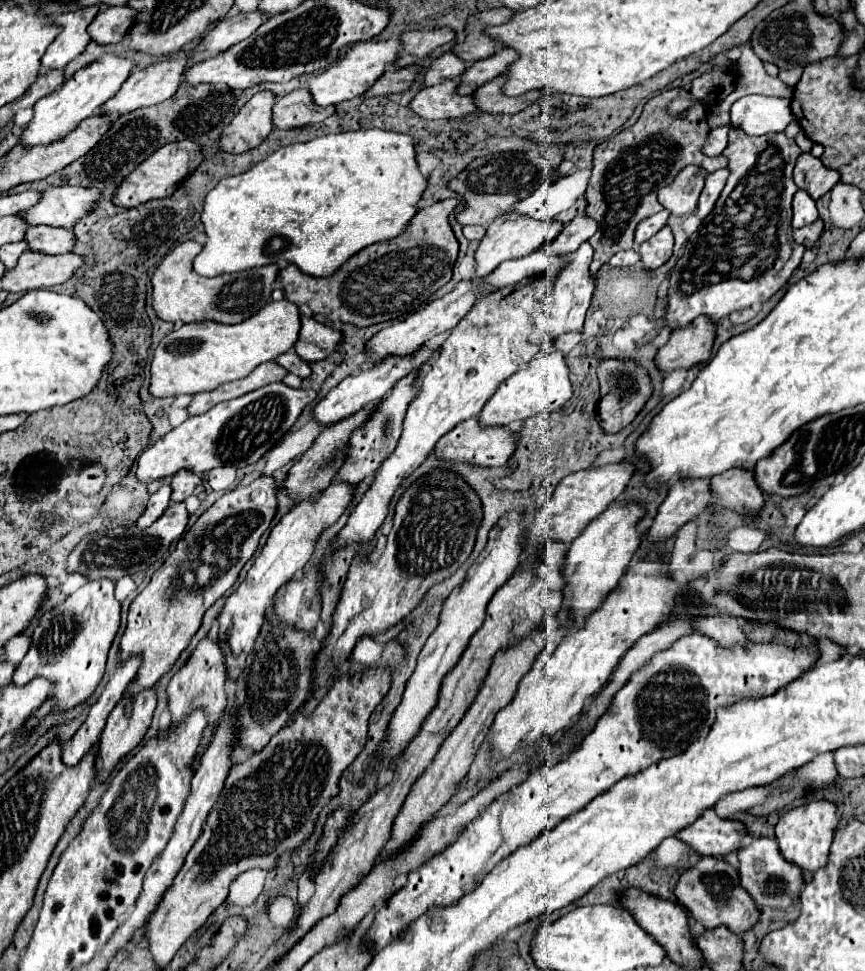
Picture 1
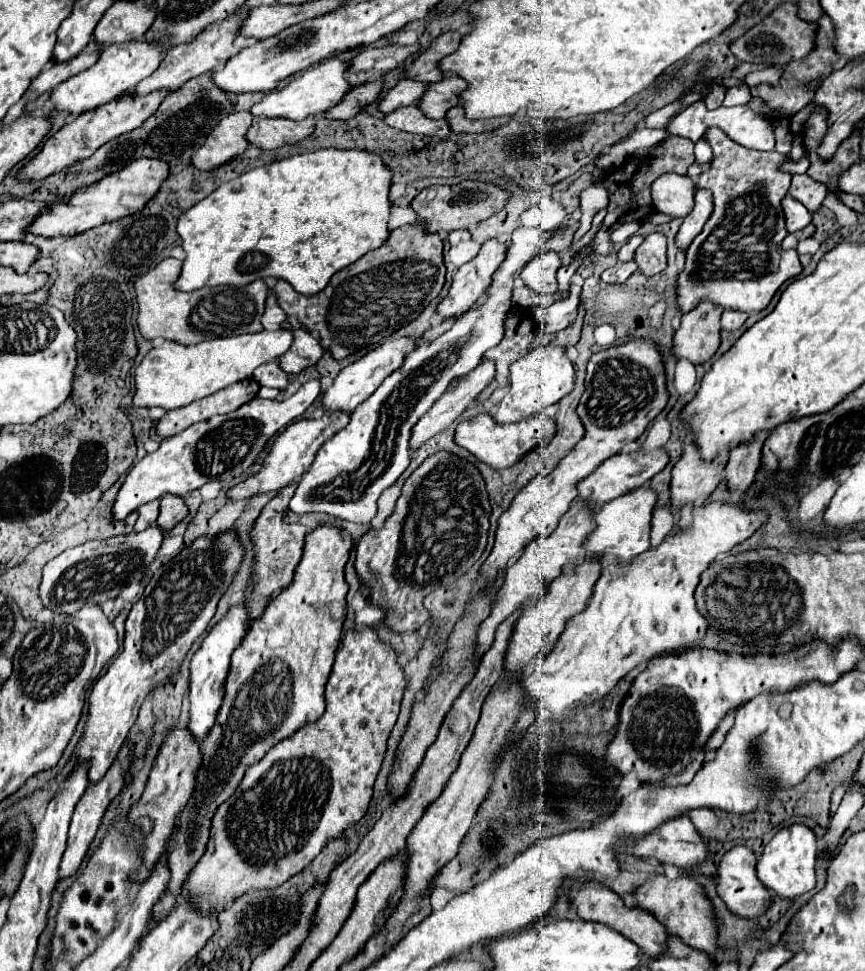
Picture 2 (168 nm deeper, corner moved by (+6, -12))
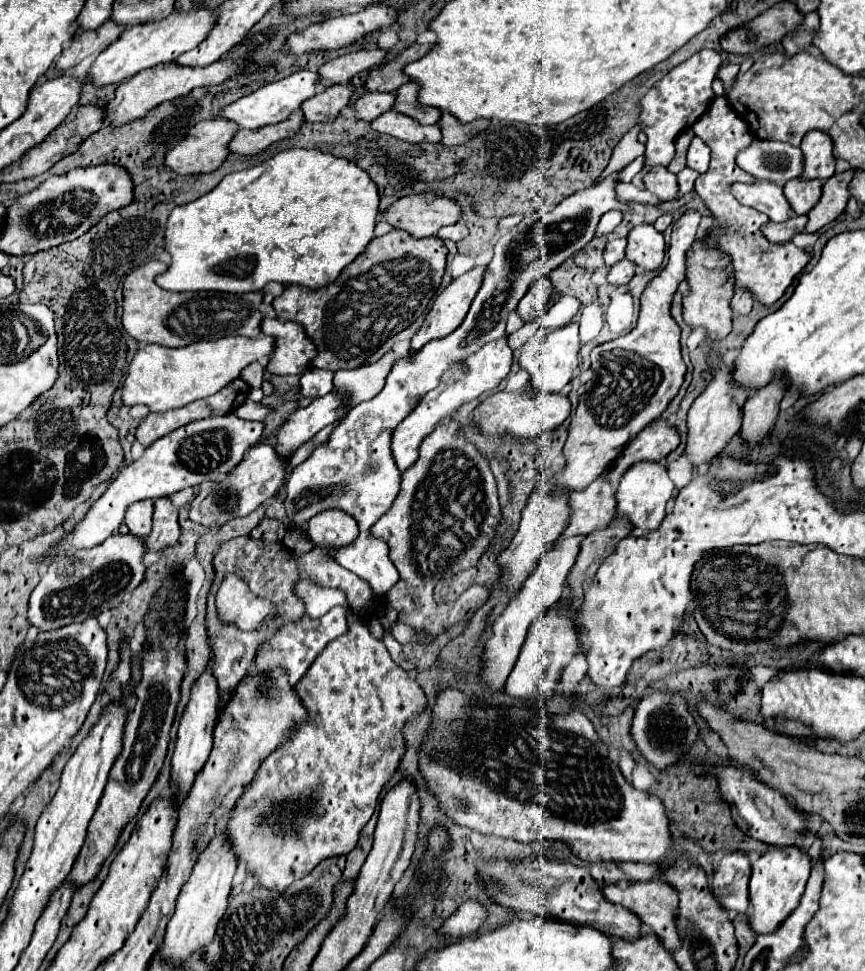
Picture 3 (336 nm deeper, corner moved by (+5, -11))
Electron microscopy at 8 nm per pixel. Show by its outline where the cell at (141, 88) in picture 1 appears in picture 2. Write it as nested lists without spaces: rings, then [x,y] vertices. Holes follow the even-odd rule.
[[[235,12],[235,16],[229,16],[227,20],[221,22],[213,22],[209,24],[201,34],[195,36],[195,40],[191,40],[189,44],[179,44],[173,46],[169,50],[169,54],[165,54],[161,66],[143,82],[139,82],[139,86],[135,88],[135,94],[149,94],[151,90],[159,90],[159,88],[169,88],[169,90],[179,90],[179,86],[183,86],[187,80],[205,74],[209,70],[221,68],[231,56],[237,54],[237,48],[233,46],[235,38],[239,36],[239,28],[243,26],[245,14],[243,12]]]

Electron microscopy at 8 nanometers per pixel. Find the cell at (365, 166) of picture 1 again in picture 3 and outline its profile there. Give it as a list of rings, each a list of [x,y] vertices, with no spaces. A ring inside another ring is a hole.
[[[288,149],[276,153],[270,161],[264,161],[262,165],[236,171],[226,175],[218,187],[214,187],[210,193],[202,195],[200,199],[174,207],[168,219],[166,227],[166,251],[172,255],[172,263],[166,273],[156,277],[156,283],[162,289],[168,291],[224,291],[224,293],[248,293],[248,291],[262,291],[268,281],[278,281],[282,285],[302,285],[308,289],[322,289],[330,283],[336,281],[340,271],[350,265],[360,253],[366,251],[368,243],[374,239],[374,225],[376,225],[376,215],[378,215],[378,205],[380,205],[380,195],[376,189],[376,183],[360,169],[356,163],[344,159],[344,157],[334,157],[330,153],[322,153],[318,149]]]

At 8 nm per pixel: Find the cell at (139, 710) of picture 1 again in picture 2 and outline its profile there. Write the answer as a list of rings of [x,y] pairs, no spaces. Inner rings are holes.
[[[127,748],[121,752],[121,758],[117,758],[111,766],[111,770],[105,774],[103,782],[99,782],[99,786],[87,786],[87,792],[83,794],[83,798],[79,800],[77,808],[75,808],[75,814],[73,814],[73,820],[71,820],[71,826],[69,826],[69,840],[67,840],[67,850],[63,852],[63,858],[61,858],[61,864],[59,864],[59,880],[65,880],[65,878],[71,878],[71,876],[77,876],[79,874],[79,868],[85,860],[85,854],[101,826],[101,818],[107,810],[107,806],[111,804],[111,800],[123,790],[123,774],[119,774],[119,766],[127,766]]]

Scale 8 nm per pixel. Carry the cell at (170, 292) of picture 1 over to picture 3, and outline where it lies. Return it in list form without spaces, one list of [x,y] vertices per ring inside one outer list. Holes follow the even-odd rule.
[[[150,261],[134,269],[124,281],[122,325],[136,341],[186,347],[188,343],[204,339],[220,339],[228,335],[258,337],[262,333],[262,293],[168,293],[154,281],[164,269],[168,269],[166,263]]]

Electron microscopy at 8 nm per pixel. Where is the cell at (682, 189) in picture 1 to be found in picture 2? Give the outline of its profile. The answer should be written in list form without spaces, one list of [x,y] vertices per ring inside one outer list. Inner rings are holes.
[[[663,174],[651,184],[651,200],[657,212],[685,218],[693,206],[695,182],[689,176]]]

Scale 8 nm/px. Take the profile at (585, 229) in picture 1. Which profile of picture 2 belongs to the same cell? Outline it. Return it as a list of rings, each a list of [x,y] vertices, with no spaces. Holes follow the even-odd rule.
[[[545,252],[539,258],[531,260],[523,270],[521,270],[521,282],[537,292],[539,296],[549,296],[557,292],[557,270],[561,266],[561,258],[555,252]]]

